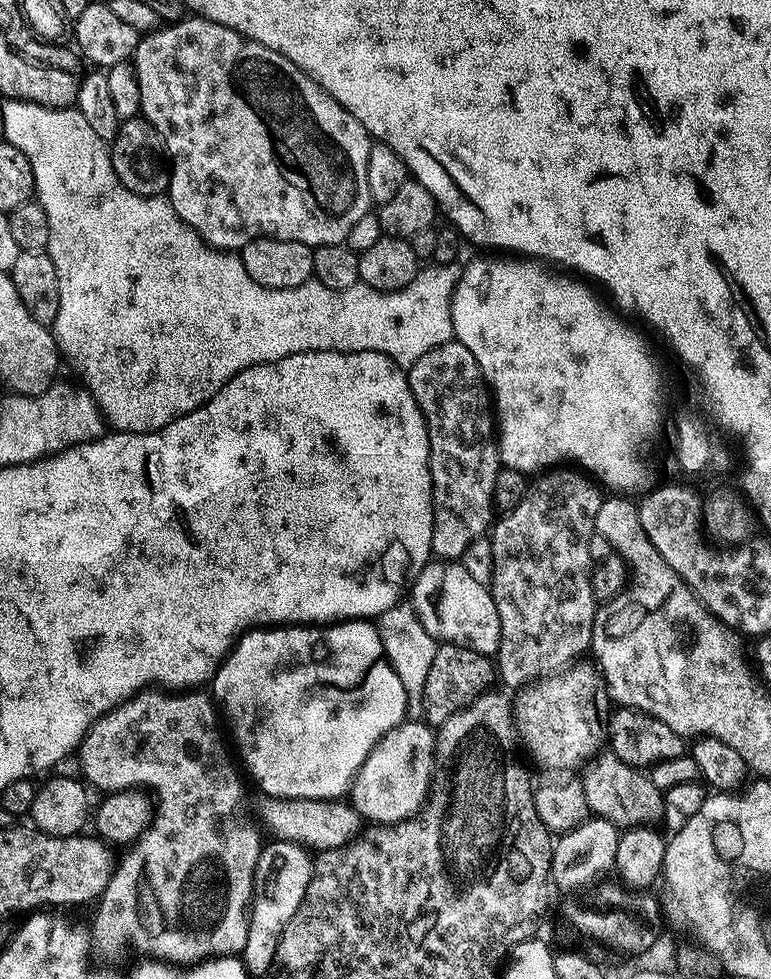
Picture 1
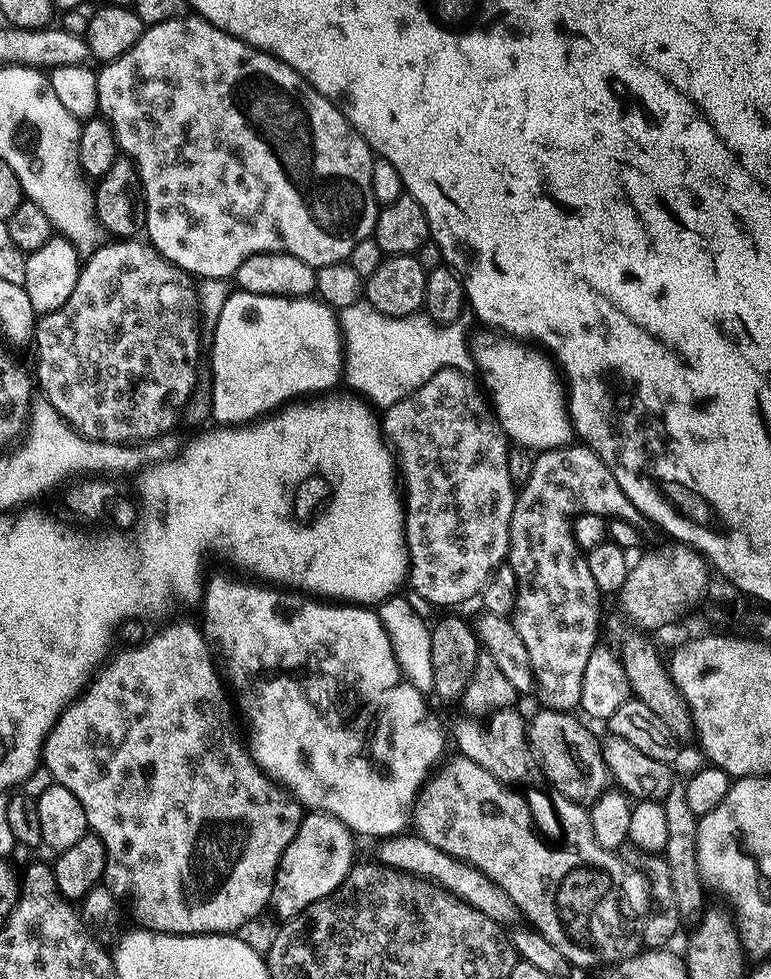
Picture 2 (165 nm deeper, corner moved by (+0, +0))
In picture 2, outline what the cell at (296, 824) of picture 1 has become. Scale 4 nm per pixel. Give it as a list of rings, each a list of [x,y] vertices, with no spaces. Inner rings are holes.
[[[385,835],[379,841],[380,849],[377,850],[375,859],[389,868],[399,868],[402,872],[417,875],[447,888],[449,892],[459,896],[470,906],[482,910],[482,914],[486,914],[500,925],[510,926],[516,919],[521,918],[520,907],[513,902],[510,894],[506,894],[506,890],[499,888],[489,876],[482,874],[471,864],[446,854],[438,846],[426,842],[423,835],[408,835]]]

